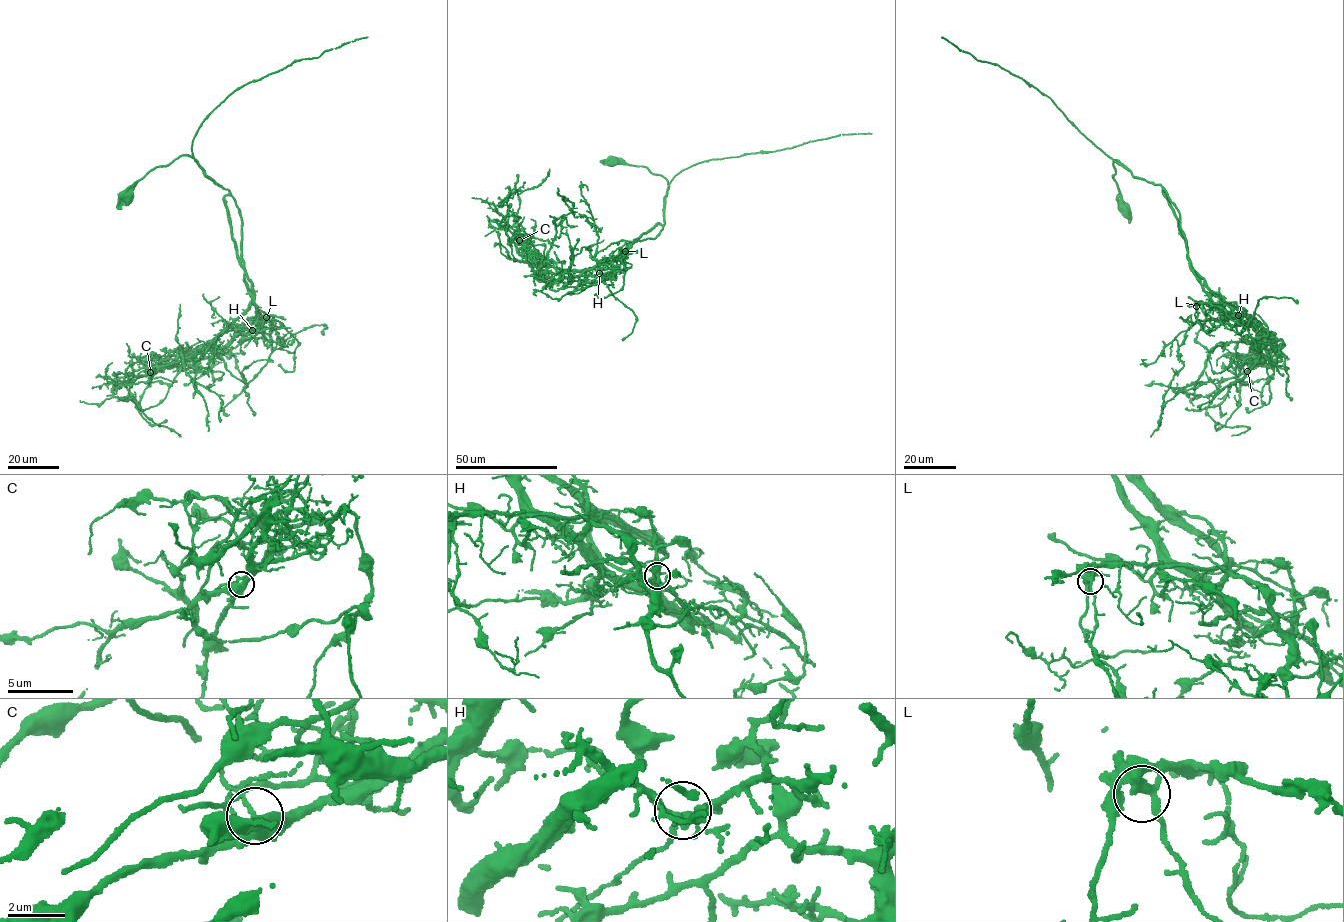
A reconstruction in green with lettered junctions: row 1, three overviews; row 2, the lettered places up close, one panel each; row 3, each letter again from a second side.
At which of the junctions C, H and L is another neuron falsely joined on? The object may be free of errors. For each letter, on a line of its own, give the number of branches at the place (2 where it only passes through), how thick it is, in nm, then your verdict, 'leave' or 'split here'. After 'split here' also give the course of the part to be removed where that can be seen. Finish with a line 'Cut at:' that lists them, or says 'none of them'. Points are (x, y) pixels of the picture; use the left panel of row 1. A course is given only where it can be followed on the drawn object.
C: branches 4; calibre 360 nm; split here; course (150, 372), (167, 367), (179, 368)
H: branches 5; calibre 300 nm; leave
L: branches 5; calibre 400 nm; leave
Cut at: C

